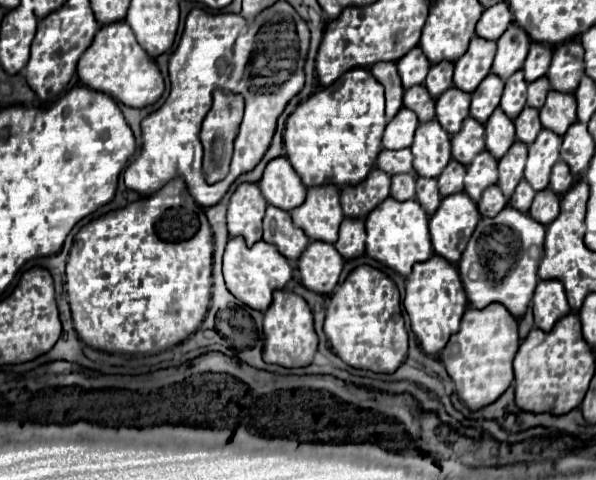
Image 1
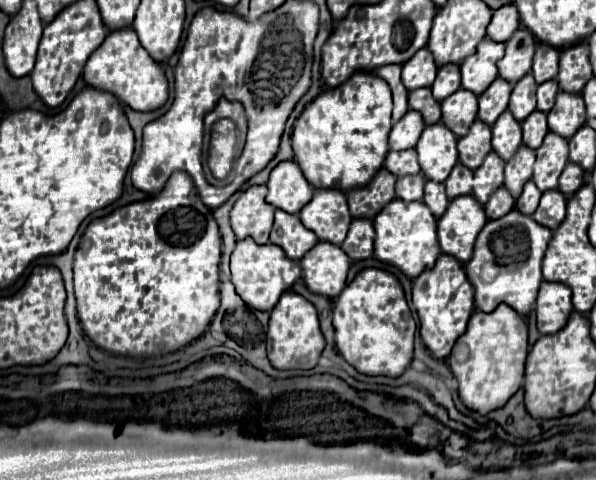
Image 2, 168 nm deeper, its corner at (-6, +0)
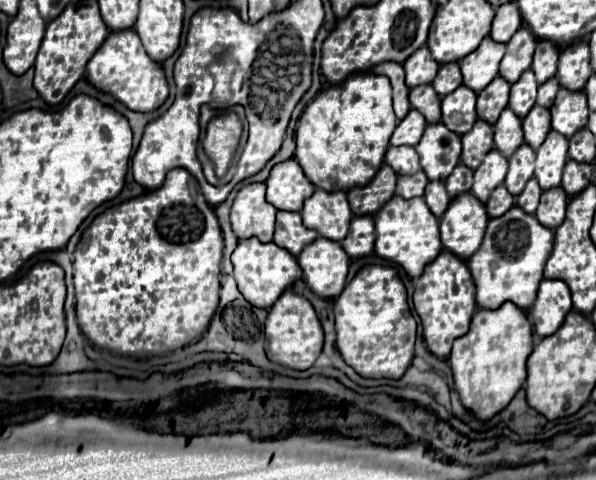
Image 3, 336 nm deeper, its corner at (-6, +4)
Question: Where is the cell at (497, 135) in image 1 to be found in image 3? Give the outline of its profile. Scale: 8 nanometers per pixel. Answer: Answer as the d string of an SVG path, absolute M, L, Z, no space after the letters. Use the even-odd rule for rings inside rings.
M506 107L494 125L494 145L504 157L510 157L522 143L522 119Z

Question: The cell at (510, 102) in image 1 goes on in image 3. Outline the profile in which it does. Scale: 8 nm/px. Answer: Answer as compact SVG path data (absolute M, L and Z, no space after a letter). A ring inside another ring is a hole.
M530 69L524 71L522 77L512 85L508 107L520 119L524 119L528 115L528 111L534 107L534 103L536 103L536 89L538 89L538 83L536 83L536 77L534 77L534 73Z

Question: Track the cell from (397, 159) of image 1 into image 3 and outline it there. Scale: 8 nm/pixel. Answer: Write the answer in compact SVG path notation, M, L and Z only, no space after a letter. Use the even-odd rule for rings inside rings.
M390 147L384 159L398 175L412 175L420 169L420 159L414 147Z

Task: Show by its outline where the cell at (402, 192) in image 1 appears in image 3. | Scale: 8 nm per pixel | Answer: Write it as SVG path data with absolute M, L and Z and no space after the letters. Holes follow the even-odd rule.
M418 171L414 175L402 175L398 177L398 185L396 185L396 195L404 197L404 199L412 199L412 197L420 197L424 193L424 187L428 183L428 177L424 171Z

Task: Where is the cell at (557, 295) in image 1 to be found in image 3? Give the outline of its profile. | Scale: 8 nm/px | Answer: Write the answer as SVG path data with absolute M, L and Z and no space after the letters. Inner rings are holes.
M544 279L538 289L538 297L530 309L536 333L540 337L556 333L570 309L572 299L568 285L560 279Z

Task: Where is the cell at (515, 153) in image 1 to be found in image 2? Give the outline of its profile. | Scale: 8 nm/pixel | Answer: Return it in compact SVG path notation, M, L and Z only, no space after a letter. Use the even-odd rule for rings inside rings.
M522 145L522 147L516 151L516 155L506 163L504 187L510 191L510 195L512 195L514 199L520 197L524 183L530 181L534 159L536 159L536 153L534 153L530 147Z

